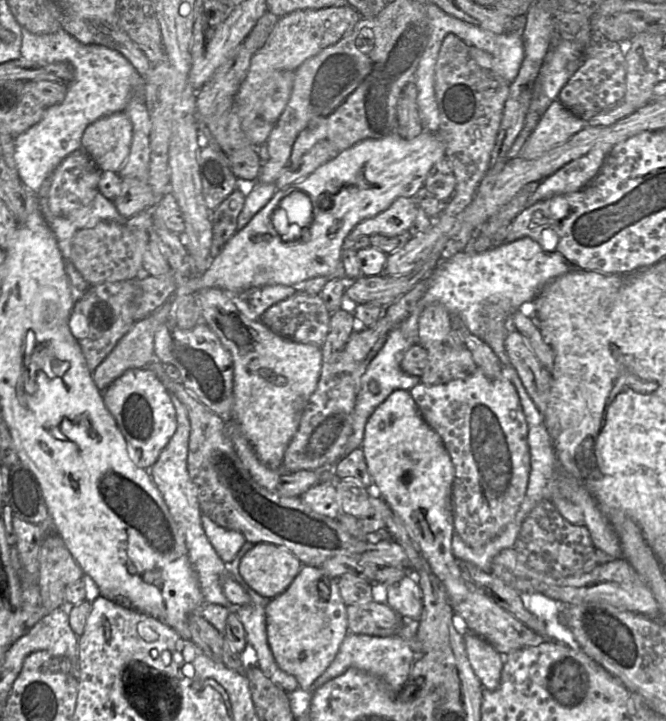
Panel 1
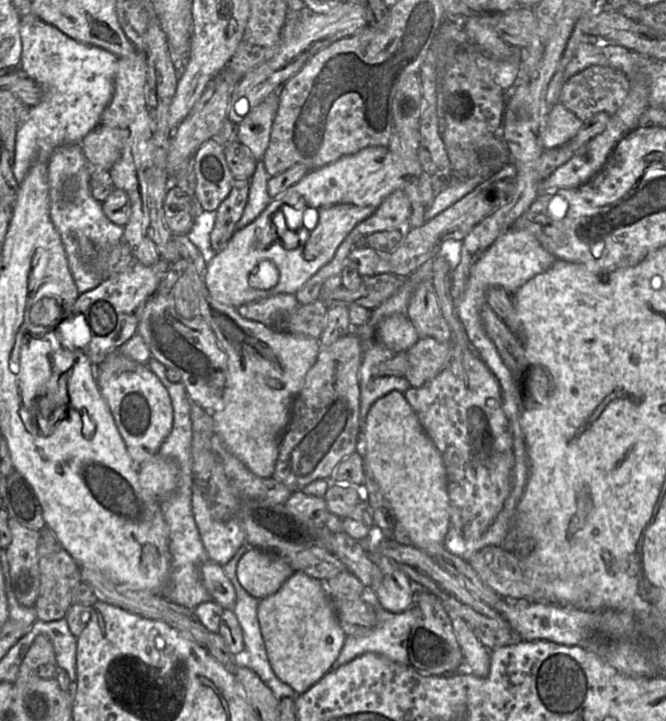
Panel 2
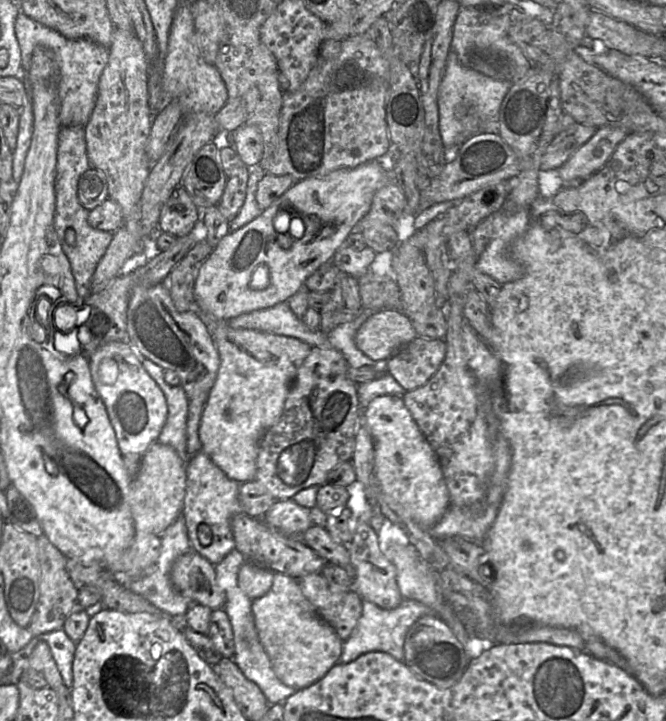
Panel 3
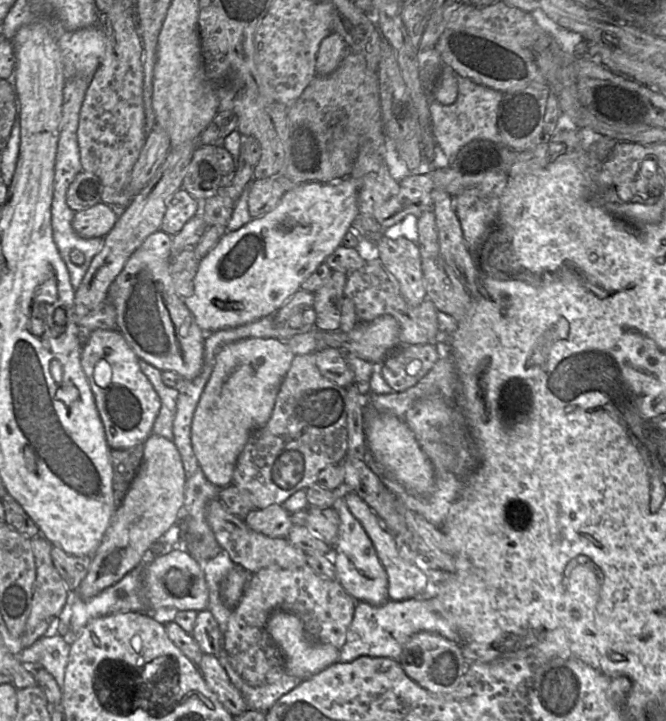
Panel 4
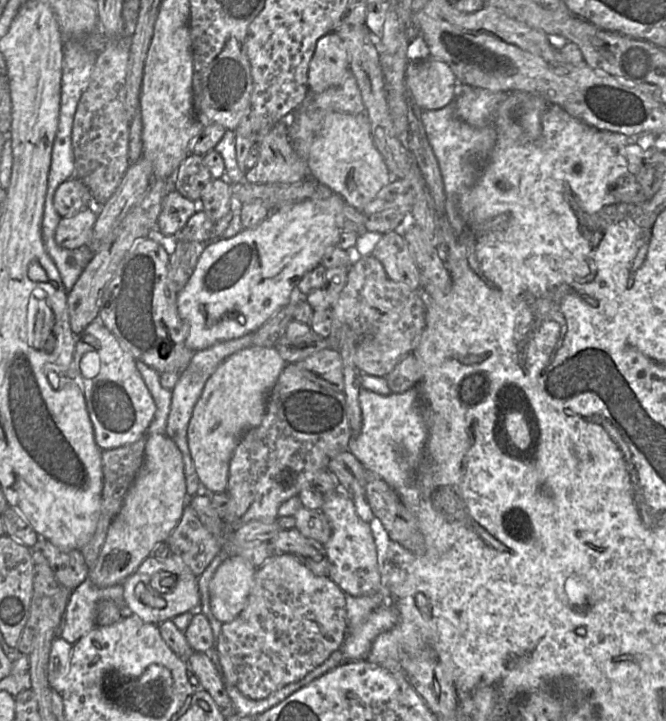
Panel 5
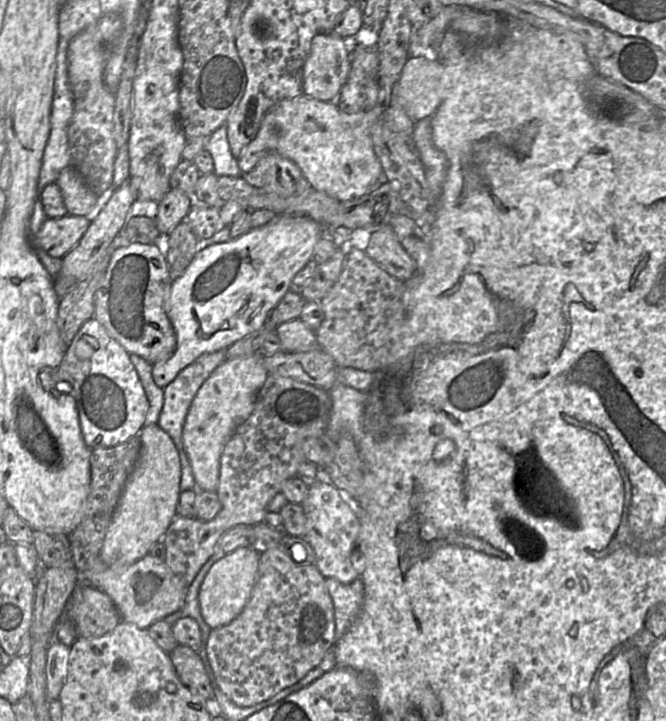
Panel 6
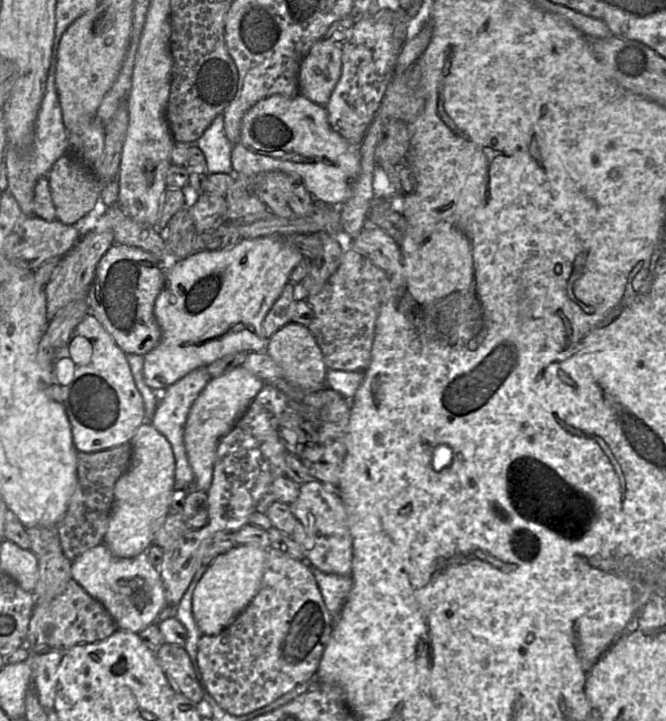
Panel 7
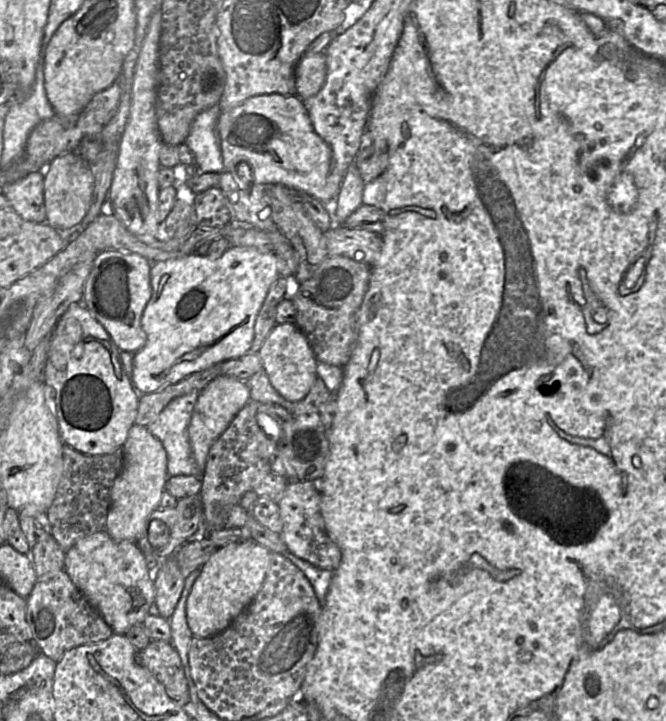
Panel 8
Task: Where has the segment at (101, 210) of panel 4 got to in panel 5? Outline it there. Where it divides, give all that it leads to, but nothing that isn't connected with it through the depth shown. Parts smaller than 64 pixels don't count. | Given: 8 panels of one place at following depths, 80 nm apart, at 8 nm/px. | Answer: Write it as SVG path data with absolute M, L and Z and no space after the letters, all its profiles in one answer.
M87 208L71 217L62 218L55 231L56 243L70 250L88 244L92 239L97 216L97 213Z

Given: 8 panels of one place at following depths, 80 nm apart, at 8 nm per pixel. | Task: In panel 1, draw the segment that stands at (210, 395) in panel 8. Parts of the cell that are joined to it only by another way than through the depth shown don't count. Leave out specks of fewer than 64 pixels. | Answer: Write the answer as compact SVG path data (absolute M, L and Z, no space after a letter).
M205 287L197 302L202 319L229 351L234 367L234 404L231 419L270 469L281 466L283 454L297 432L302 412L317 387L321 368L320 347L281 337L253 314L244 314L225 291Z

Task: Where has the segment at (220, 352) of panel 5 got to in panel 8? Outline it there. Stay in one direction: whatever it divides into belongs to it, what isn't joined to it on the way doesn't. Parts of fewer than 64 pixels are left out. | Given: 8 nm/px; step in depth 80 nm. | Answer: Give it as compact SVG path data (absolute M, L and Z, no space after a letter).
M198 390L191 391L173 399L151 422L147 428L163 445L167 453L167 472L169 476L194 475L200 476L200 470L194 459L189 441L188 426L192 412L199 396Z

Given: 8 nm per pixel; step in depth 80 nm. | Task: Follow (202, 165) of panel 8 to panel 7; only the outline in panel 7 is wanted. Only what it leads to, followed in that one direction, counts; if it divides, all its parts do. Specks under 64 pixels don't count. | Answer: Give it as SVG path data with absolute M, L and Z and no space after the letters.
M223 114L218 115L203 135L191 145L203 152L207 173L231 174L234 171L231 163L232 144L226 137Z

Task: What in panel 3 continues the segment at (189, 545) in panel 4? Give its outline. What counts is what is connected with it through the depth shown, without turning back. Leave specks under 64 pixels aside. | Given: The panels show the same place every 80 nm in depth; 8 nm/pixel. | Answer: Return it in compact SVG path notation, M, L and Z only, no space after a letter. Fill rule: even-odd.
M200 450L191 457L187 464L187 484L184 498L182 517L185 520L187 534L191 545L191 550L207 559L213 565L221 562L227 554L235 549L235 541L231 529L231 518L241 513L241 506L238 500L239 483L229 479L226 474L216 466L212 460ZM201 524L209 526L212 533L212 540L209 545L202 545L198 540L198 527Z

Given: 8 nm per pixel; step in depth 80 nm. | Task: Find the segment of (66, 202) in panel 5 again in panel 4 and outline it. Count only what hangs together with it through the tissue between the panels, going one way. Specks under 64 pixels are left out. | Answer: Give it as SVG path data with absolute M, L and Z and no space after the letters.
M81 171L70 184L66 201L73 211L84 211L101 202L102 191L103 185L98 176Z

